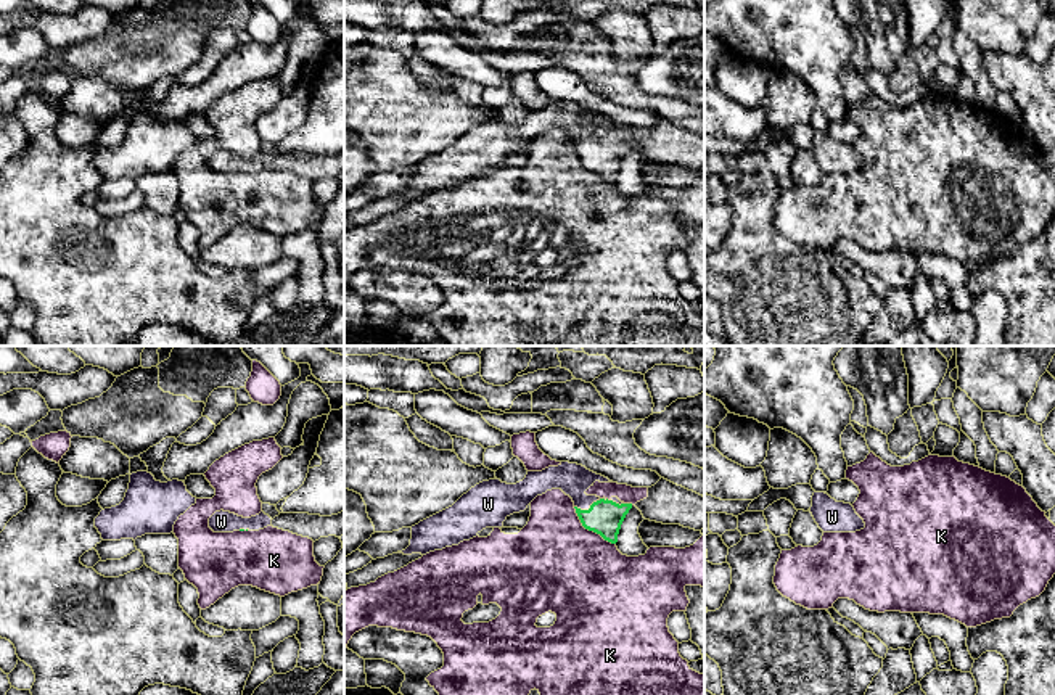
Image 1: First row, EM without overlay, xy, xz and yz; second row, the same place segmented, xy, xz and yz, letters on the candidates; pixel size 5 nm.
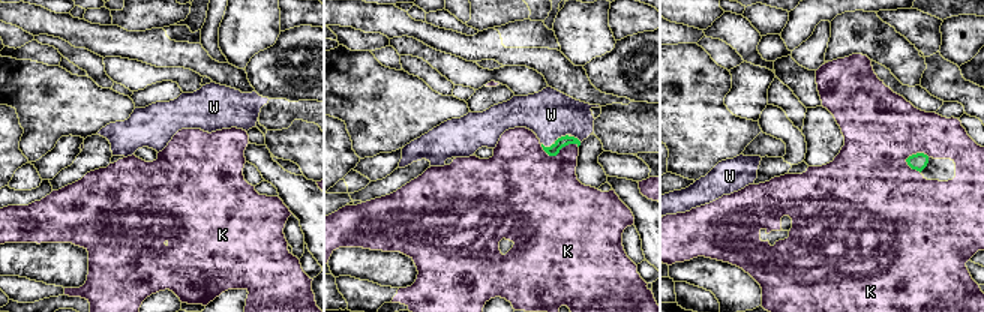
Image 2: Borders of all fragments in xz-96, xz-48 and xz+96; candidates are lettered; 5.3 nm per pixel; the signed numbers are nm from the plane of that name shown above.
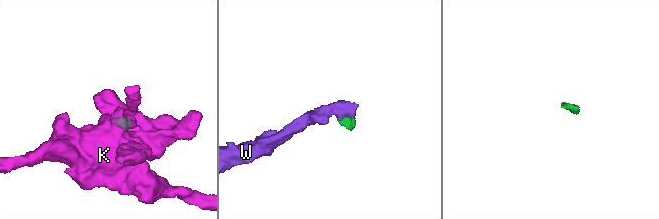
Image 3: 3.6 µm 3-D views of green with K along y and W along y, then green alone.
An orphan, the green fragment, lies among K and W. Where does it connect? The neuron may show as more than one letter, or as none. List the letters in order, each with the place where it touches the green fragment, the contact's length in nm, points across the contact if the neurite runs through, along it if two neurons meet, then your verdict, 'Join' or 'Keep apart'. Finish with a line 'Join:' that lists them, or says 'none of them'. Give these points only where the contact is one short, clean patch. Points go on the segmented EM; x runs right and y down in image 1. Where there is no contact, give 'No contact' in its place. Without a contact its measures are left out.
K: Touches green at xz (591, 530). Shared border 280 nm. Boundary: xz (573, 507), (586, 528), (615, 544). Keep apart
W: Touches green at xz (589, 509). Shared border 140 nm. Path across: xz (605, 517), (589, 509), (581, 501), (573, 480). Join
Join: W

